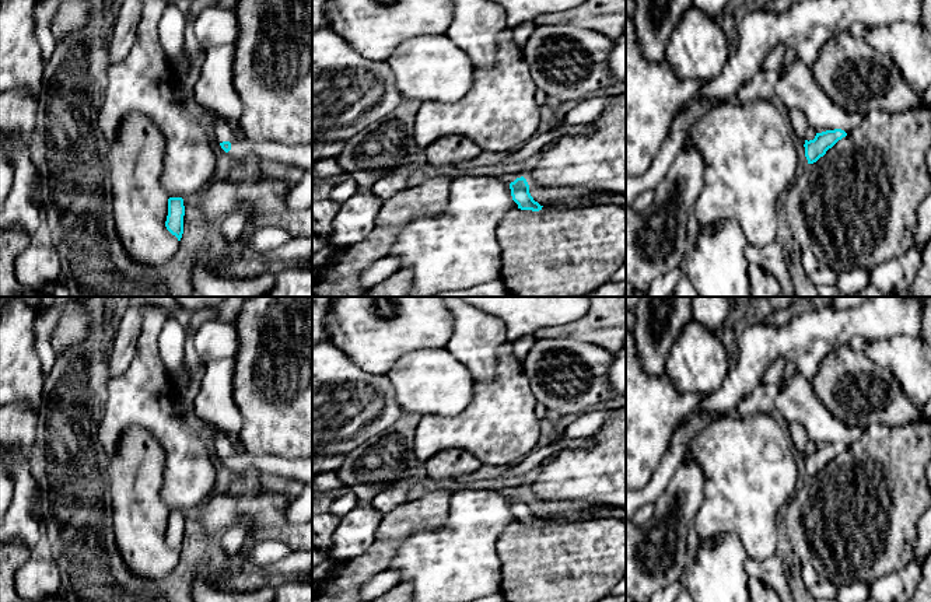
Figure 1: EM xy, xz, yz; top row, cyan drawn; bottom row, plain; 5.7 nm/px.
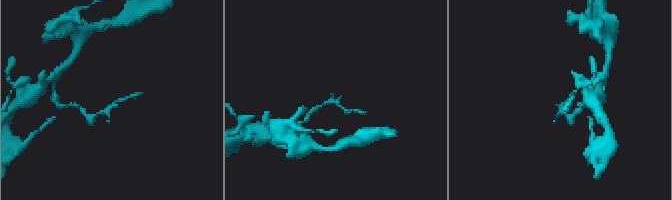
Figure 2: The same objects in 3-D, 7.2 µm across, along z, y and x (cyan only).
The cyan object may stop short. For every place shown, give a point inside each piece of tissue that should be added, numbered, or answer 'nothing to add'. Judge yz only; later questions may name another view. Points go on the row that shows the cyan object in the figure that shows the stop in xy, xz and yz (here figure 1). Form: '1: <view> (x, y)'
nothing to add

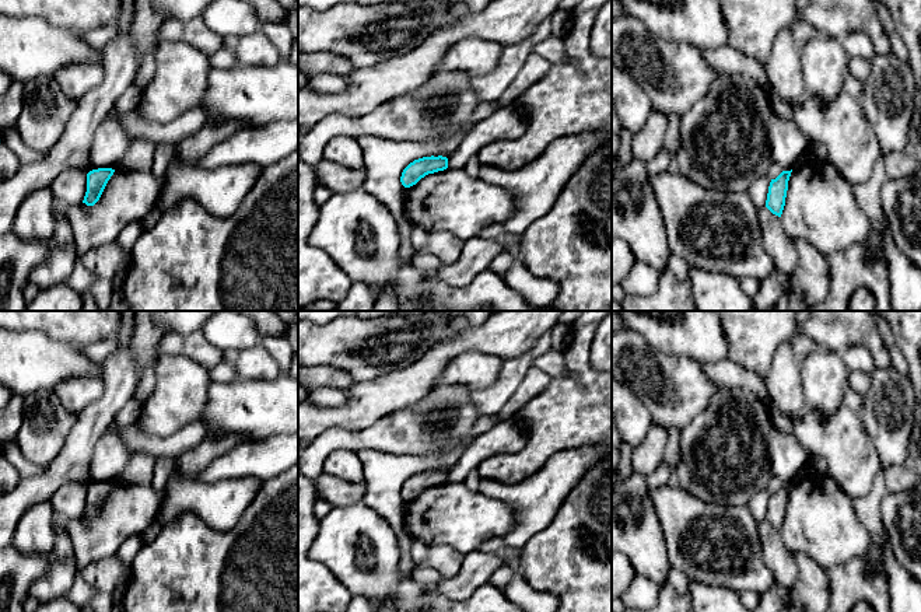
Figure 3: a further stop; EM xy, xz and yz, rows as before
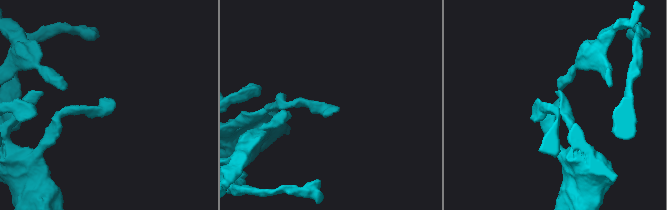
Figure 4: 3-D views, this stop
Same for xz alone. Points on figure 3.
nothing to add

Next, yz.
nothing to add

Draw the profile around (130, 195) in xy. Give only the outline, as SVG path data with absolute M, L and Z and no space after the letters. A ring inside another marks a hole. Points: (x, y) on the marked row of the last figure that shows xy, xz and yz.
M119 167L94 206L81 202L67 207L67 220L73 228L77 259L92 248L113 242L126 225L136 221L141 223L158 204L167 181L168 172L155 174L153 169L125 169Z

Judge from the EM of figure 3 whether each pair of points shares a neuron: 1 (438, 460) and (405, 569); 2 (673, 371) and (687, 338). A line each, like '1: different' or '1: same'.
1: same
2: different

